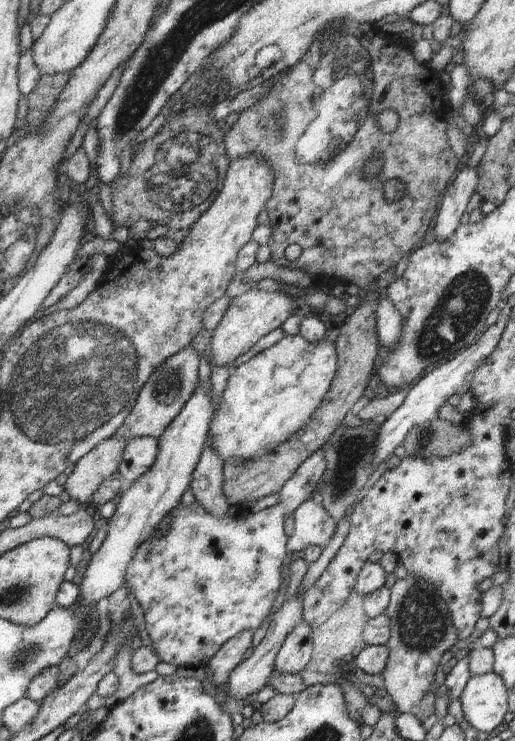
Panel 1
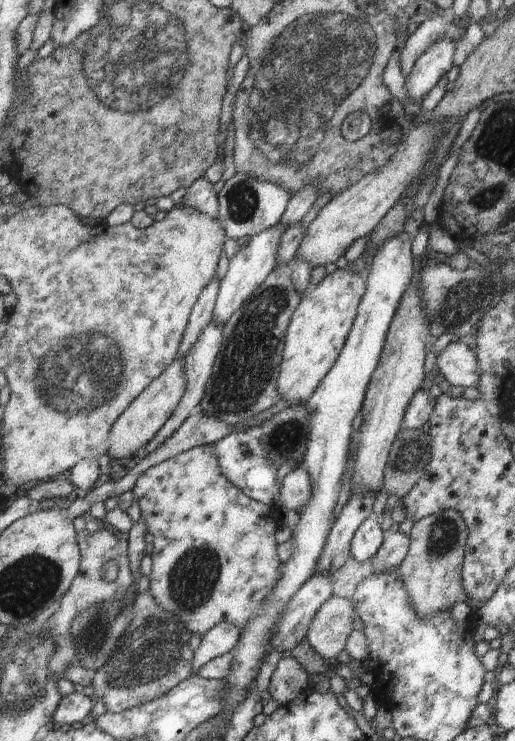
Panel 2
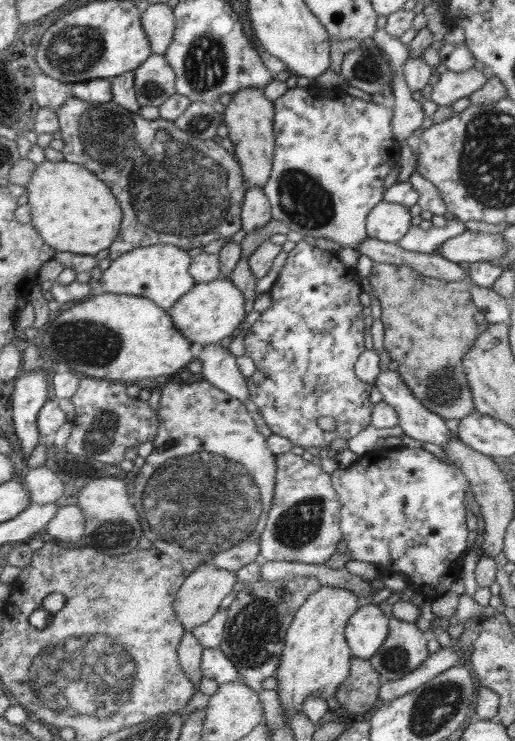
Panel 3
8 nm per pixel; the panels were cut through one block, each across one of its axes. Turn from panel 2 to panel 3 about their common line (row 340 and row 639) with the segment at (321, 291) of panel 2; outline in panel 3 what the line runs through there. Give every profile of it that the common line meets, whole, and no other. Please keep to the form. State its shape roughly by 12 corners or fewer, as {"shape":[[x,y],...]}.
{"shape":[[322,584],[296,612],[274,674],[283,714],[349,677],[356,594]]}

